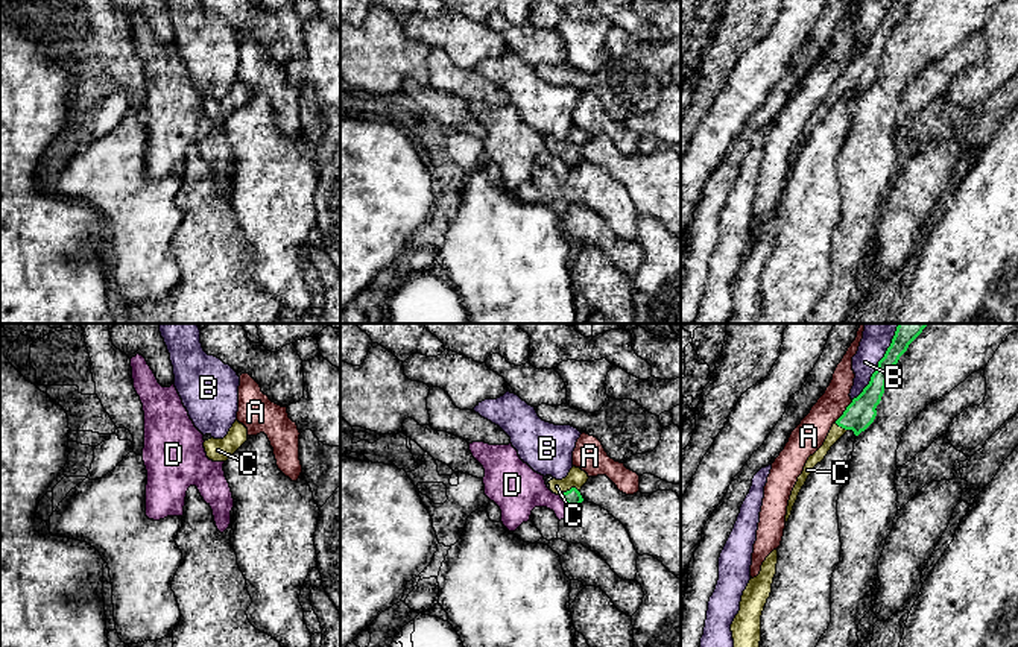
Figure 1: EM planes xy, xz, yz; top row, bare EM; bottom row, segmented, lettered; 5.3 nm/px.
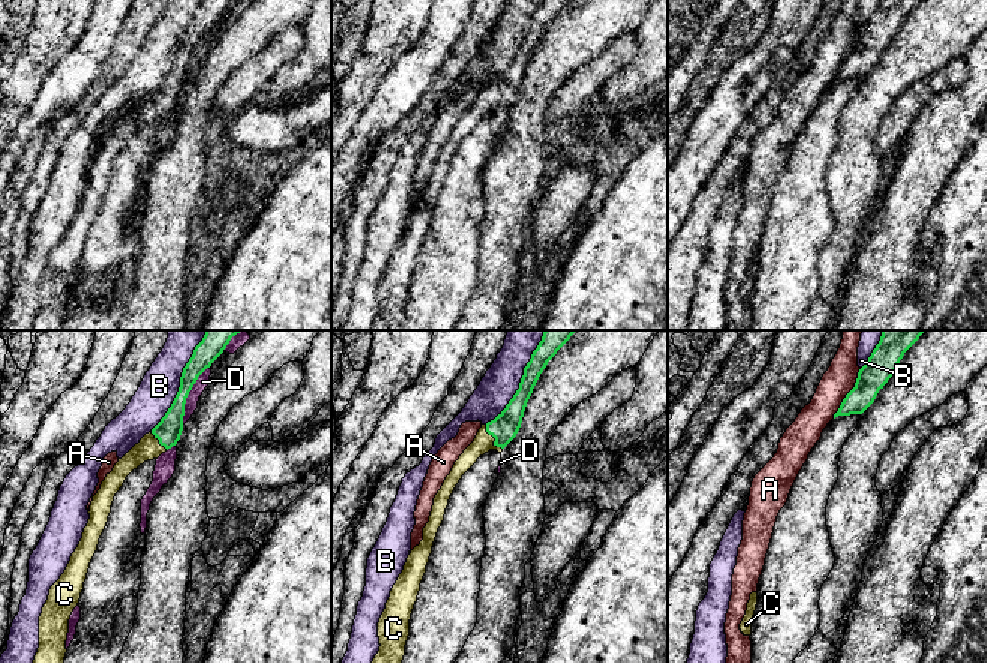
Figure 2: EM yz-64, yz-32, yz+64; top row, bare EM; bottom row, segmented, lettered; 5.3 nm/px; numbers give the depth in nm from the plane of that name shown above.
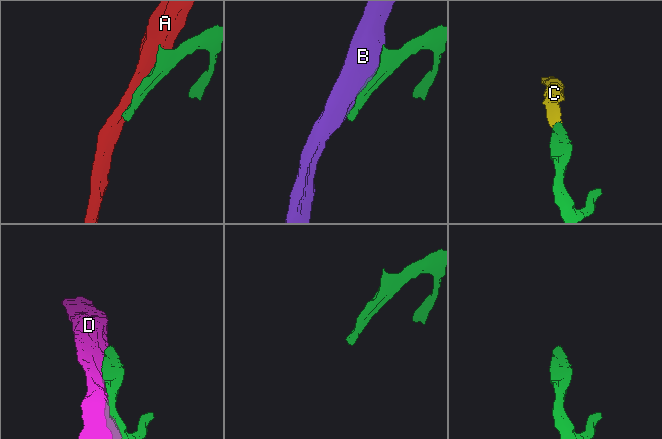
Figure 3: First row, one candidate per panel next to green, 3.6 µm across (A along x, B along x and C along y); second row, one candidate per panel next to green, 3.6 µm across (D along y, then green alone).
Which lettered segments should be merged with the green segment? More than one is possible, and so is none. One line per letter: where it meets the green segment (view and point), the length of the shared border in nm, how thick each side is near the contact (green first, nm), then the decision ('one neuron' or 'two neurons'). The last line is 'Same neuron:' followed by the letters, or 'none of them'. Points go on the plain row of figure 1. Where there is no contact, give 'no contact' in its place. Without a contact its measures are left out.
A: meets green in yz at (844, 72); contact 160 nm long; 160 nm thick on the green side, 170 nm on the other; two neurons
B: meets green in yz at (875, 31); contact 380 nm long; 160 nm thick on the green side, 140 nm on the other; two neurons
C: meets green in xz at (570, 149); contact 110 nm long; 90 nm thick on the green side, 100 nm on the other; one neuron
D: meets green in xz at (564, 160); contact 90 nm long; 90 nm thick on the green side, 260 nm on the other; two neurons
Same neuron: C

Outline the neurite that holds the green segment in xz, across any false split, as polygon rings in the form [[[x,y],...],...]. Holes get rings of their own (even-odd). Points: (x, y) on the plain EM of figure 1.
[[[573,126],[568,135],[562,140],[550,140],[550,150],[559,155],[570,169],[579,166],[583,158],[580,155],[582,146],[588,141],[588,134],[580,128]]]

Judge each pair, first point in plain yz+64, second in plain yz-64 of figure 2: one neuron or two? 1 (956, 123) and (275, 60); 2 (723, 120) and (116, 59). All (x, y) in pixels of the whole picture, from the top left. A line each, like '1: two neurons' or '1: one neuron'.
1: two neurons
2: two neurons

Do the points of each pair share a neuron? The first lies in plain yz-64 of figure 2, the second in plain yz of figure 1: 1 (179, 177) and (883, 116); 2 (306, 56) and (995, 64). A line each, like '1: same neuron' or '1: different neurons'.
1: same neuron
2: same neuron

